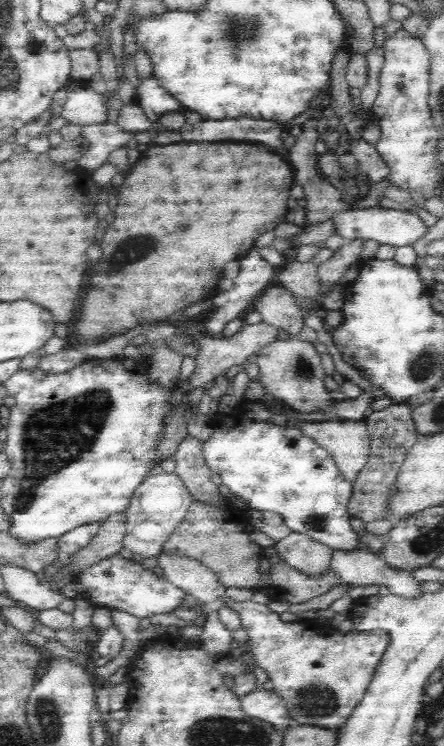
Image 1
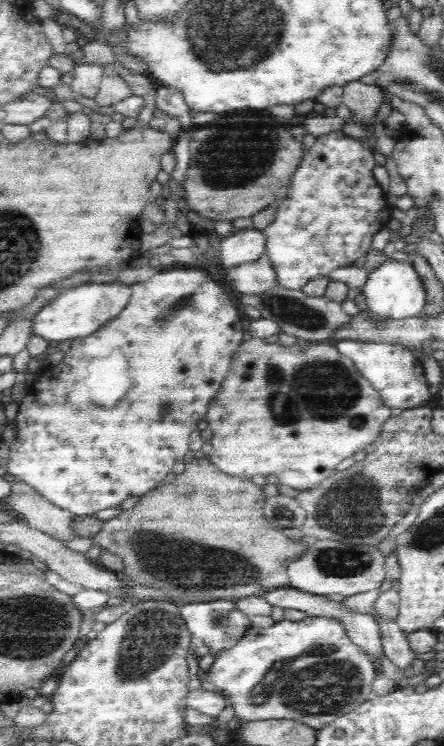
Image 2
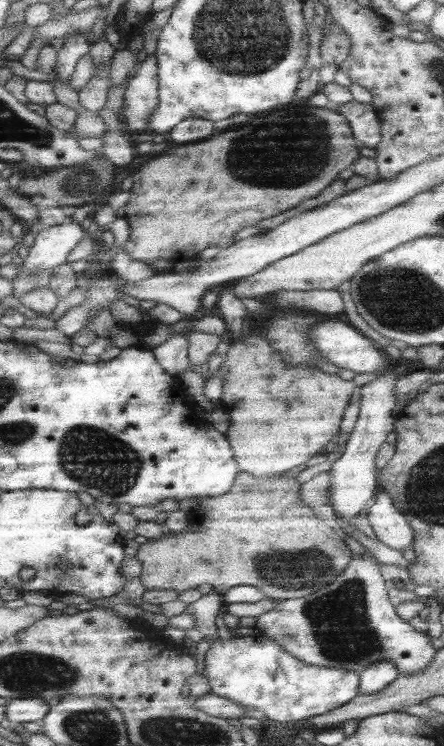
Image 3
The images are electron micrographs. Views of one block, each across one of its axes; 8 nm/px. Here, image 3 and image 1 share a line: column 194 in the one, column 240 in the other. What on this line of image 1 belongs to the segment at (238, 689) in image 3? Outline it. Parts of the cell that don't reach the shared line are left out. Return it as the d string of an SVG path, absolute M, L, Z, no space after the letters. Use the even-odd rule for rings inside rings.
M228 597L222 601L224 606L232 608L240 616L241 628L248 636L252 664L266 672L268 680L273 683L274 690L286 701L293 724L340 730L354 713L376 676L376 666L379 666L389 643L386 632L372 630L372 632L356 633L352 630L348 633L340 633L332 625L306 628L304 621L284 622L280 614L268 609L266 604L256 604L252 600L237 602Z

